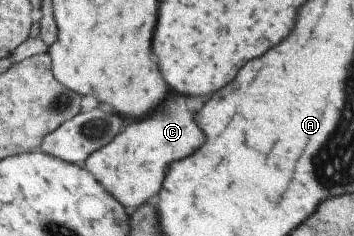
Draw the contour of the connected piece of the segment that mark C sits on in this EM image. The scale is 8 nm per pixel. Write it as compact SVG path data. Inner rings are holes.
M177 94L165 106L153 110L151 118L131 122L109 146L94 152L83 165L127 208L139 208L161 192L171 162L191 156L205 142L207 136L189 108L189 98Z

